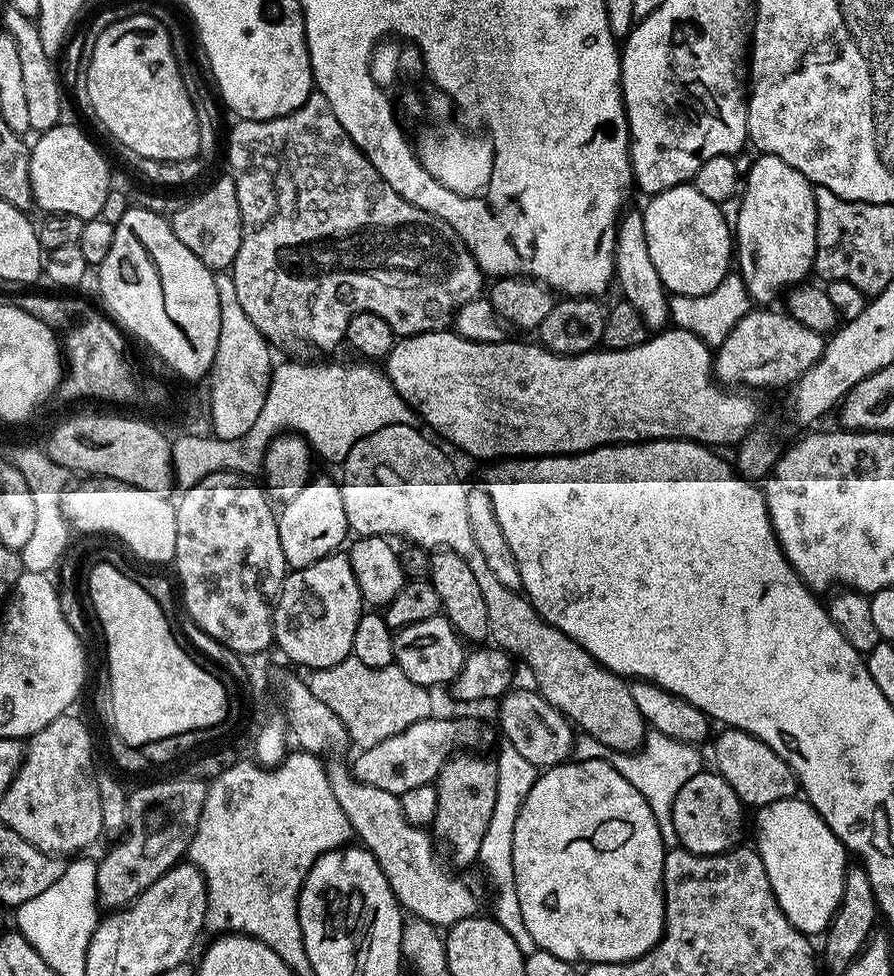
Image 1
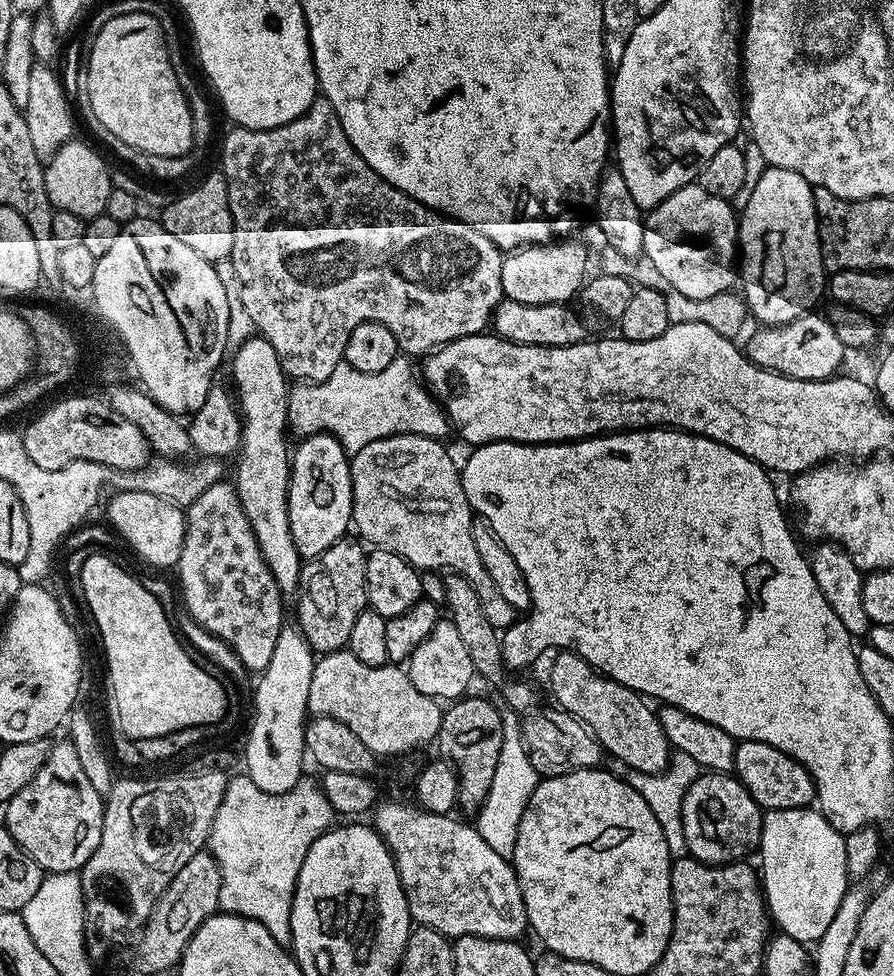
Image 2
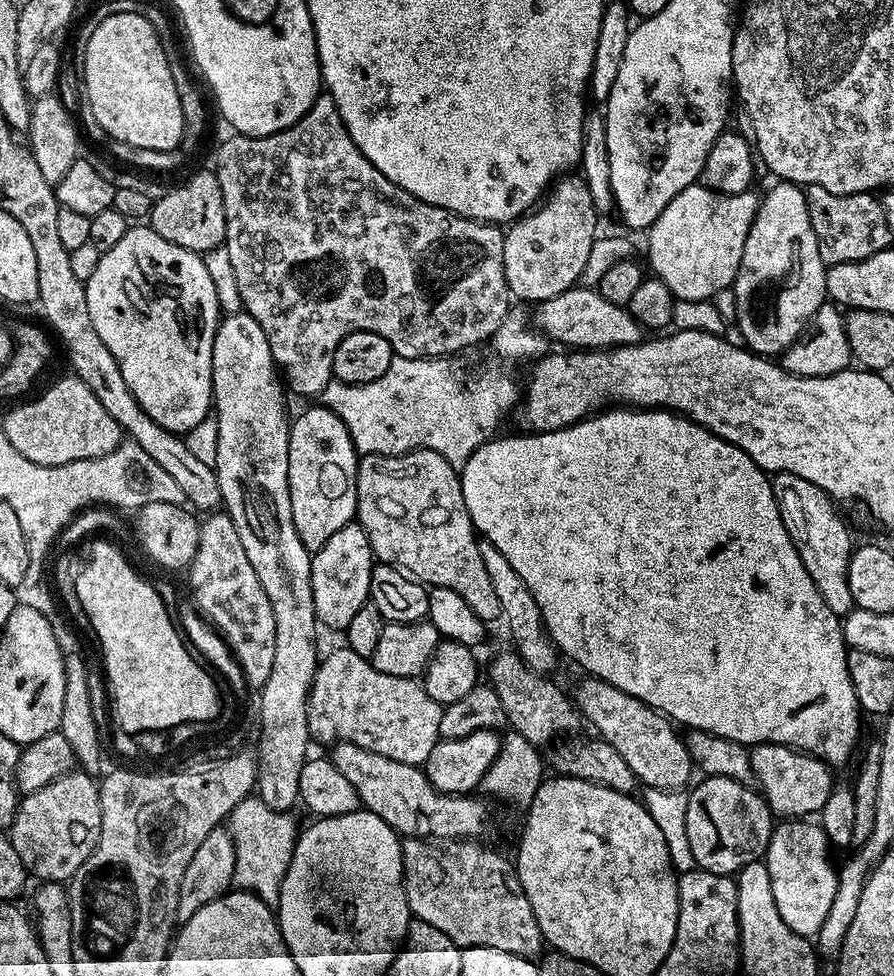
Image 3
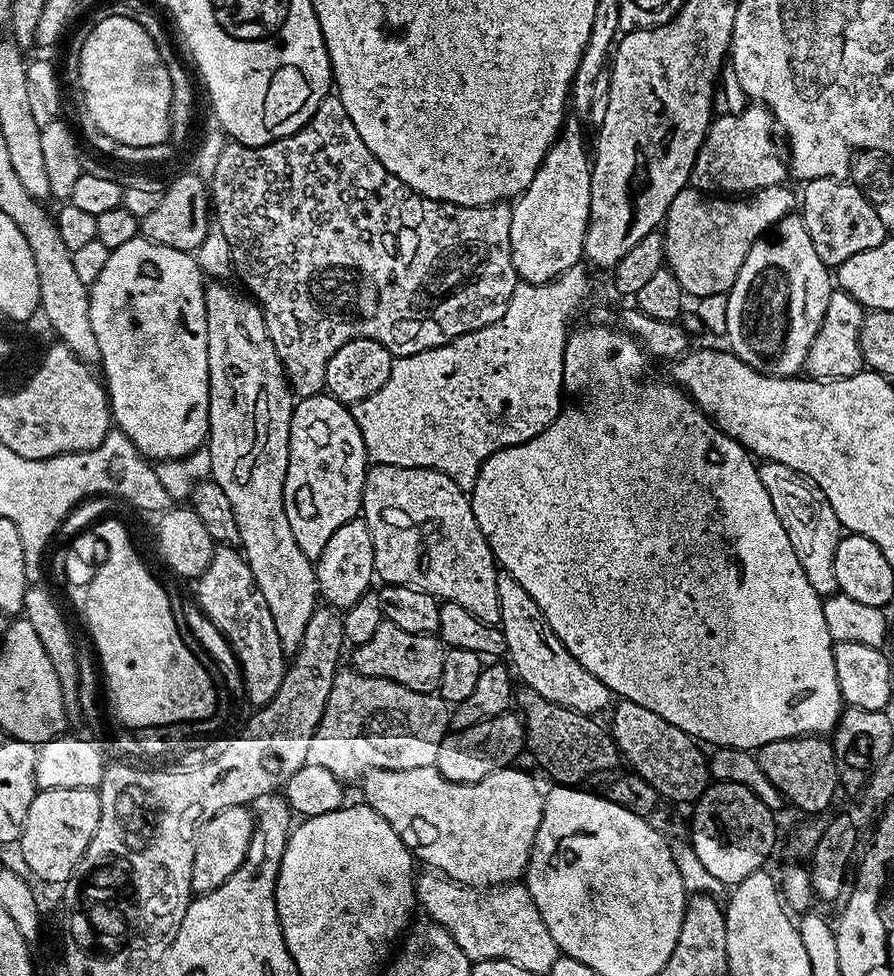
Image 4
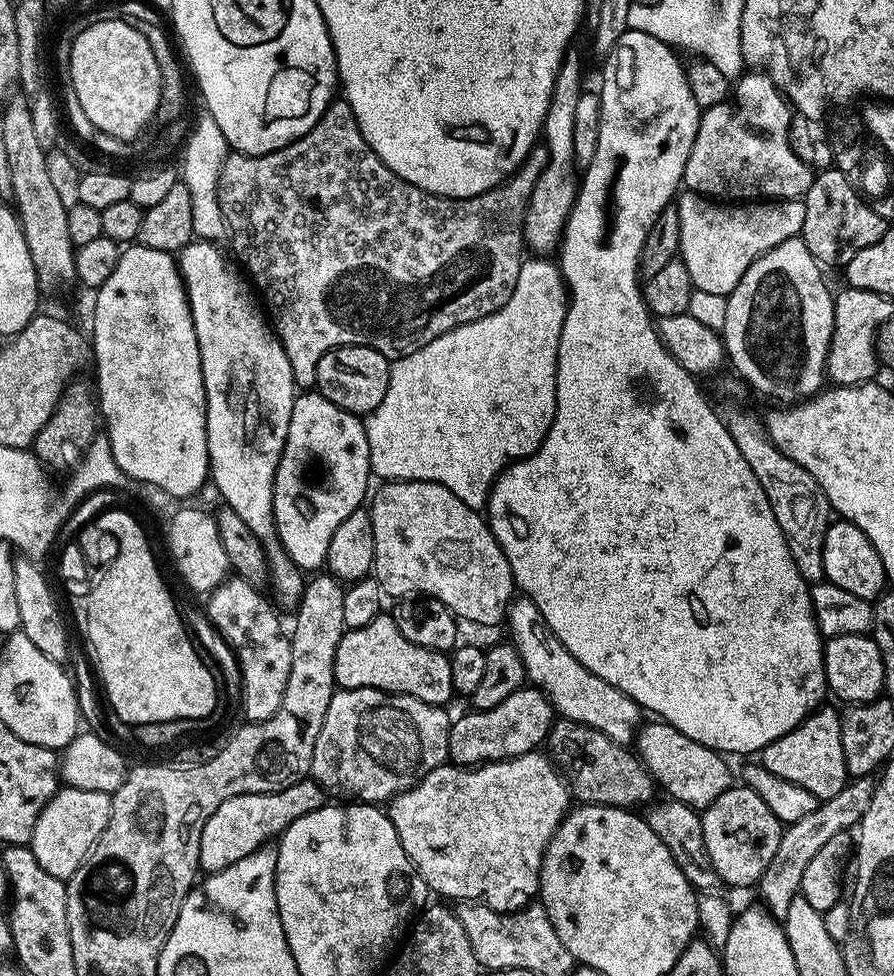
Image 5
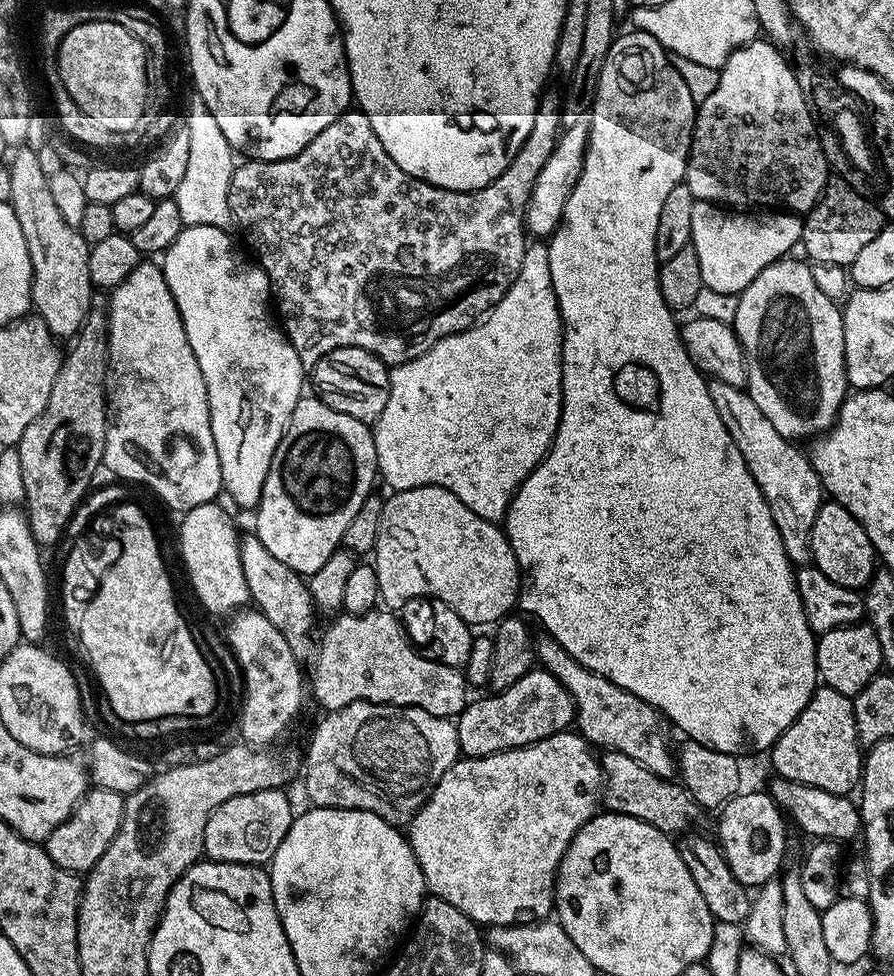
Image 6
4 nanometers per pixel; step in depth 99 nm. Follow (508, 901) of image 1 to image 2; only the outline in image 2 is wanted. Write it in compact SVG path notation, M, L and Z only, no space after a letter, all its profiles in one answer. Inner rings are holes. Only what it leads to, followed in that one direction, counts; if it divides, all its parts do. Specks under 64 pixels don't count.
M500 708L502 718L502 751L498 754L498 766L494 766L494 780L490 782L490 790L484 798L484 805L475 813L474 826L482 839L496 853L511 857L514 854L514 842L518 838L518 826L522 822L524 807L542 777L534 770L532 757L520 736L521 717L511 708Z

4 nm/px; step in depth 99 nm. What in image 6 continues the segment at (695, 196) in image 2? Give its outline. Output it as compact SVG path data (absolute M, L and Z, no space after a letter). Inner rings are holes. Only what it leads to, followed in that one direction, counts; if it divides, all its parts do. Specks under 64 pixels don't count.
M696 200L690 218L690 247L698 254L704 286L739 297L766 266L785 259L791 253L788 251L800 244L803 229L803 219L787 210L764 210L753 214L748 210L729 210L709 200Z

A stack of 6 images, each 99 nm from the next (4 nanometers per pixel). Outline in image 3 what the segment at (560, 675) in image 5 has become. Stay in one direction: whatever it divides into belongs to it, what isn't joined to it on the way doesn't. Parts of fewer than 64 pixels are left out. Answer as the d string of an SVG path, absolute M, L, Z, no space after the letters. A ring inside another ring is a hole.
M481 539L480 553L482 562L486 566L486 574L490 574L494 594L498 594L503 623L508 623L508 628L512 631L511 647L522 658L522 662L526 662L526 666L530 666L530 670L541 674L552 674L556 668L558 649L556 643L552 641L552 637L546 634L544 619L538 610L538 602L534 602L534 594L530 594L530 590L526 590L526 582L522 582L522 578L518 578L518 570L514 570L514 566L510 566L510 562L506 562L506 557L503 556L502 550L498 550L498 546Z

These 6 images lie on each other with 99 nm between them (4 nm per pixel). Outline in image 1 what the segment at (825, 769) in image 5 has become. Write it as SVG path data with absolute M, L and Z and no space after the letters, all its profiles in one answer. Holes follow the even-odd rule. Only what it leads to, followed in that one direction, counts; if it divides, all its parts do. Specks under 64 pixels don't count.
M725 727L721 732L724 733L717 738L716 745L712 748L716 755L714 768L728 783L730 790L738 794L741 804L755 810L770 802L791 800L797 795L796 775L786 762L782 762L782 758L778 758L778 754L774 754L774 750L770 750L770 746L766 746L766 742L737 728Z

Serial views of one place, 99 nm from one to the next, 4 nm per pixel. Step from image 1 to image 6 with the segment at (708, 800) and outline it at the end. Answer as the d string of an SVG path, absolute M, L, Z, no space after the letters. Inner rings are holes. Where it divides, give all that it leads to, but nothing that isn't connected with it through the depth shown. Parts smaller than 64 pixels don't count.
M764 790L756 793L741 792L733 796L719 809L718 815L720 825L717 826L715 835L734 878L738 878L738 882L742 882L749 890L759 889L761 884L773 879L785 863L785 817L771 795Z

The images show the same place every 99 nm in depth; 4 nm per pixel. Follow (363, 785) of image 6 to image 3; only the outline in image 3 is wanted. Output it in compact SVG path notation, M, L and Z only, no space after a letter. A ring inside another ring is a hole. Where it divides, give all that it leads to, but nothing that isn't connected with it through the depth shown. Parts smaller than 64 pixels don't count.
M346 646L334 649L325 660L323 657L317 663L316 672L312 675L312 687L308 689L308 734L313 741L321 740L325 746L331 746L345 740L374 754L386 754L386 758L394 758L394 762L423 765L430 750L434 750L436 741L441 739L443 713L442 705L426 694L419 679L382 674L382 670L372 665L369 657L354 654L354 650Z

